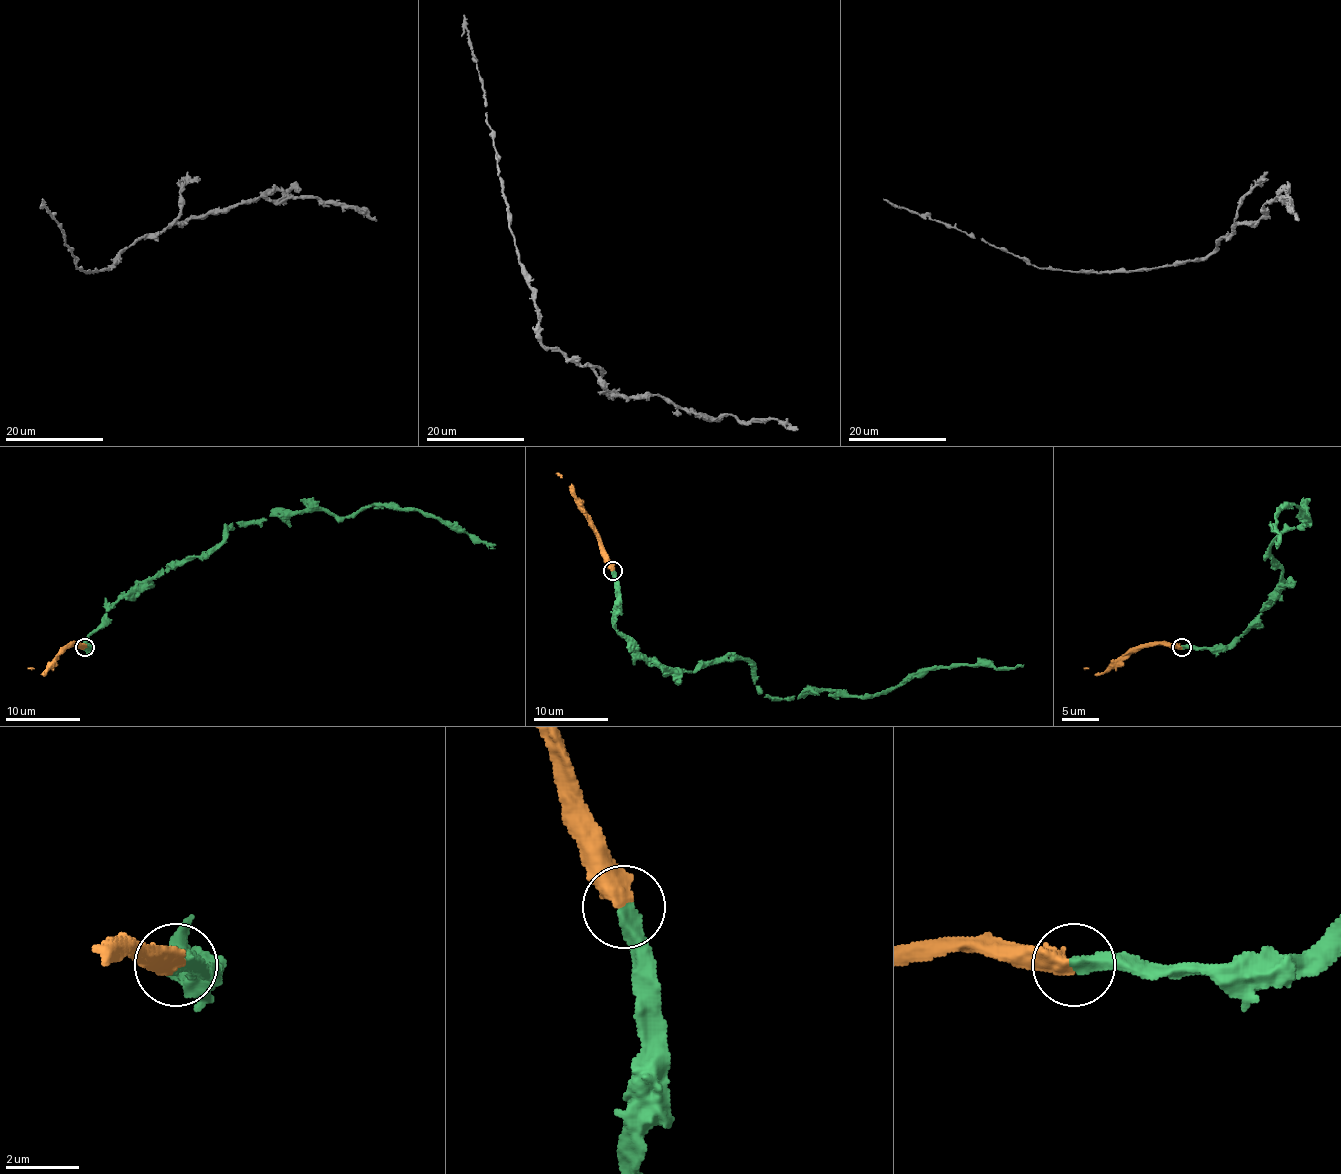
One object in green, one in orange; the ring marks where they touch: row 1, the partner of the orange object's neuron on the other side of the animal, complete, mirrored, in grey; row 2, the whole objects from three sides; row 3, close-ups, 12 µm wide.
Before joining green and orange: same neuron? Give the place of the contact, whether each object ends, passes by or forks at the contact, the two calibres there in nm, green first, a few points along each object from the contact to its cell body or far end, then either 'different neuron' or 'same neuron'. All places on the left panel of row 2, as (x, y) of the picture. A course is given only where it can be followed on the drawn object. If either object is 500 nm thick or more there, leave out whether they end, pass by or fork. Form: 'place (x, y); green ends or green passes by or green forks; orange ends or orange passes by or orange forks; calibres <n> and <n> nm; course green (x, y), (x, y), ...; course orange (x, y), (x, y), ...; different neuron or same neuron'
place (84, 647); calibres 400 and 500 nm; course green (84, 647), (123, 597), (205, 556), (227, 528), (275, 513), (350, 517), (396, 504), (495, 549); course orange (84, 647), (71, 644), (41, 673), (28, 668); same neuron

